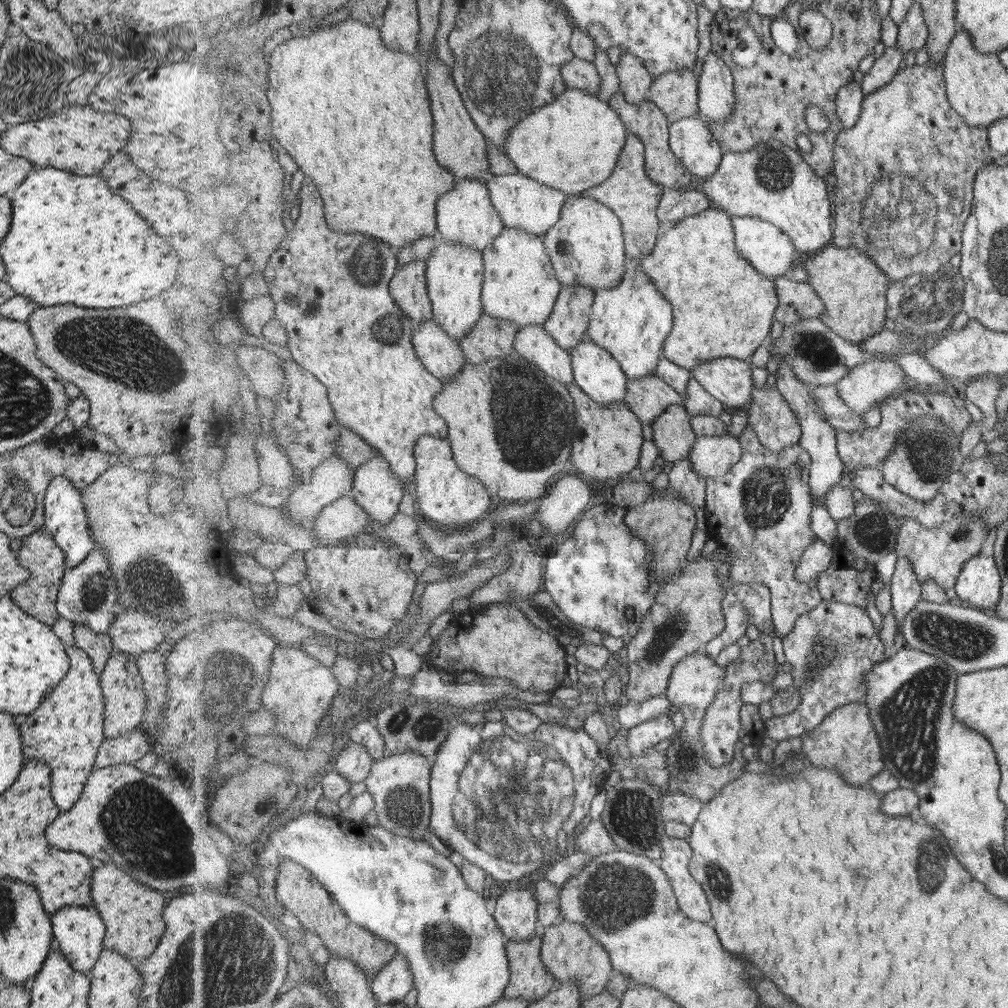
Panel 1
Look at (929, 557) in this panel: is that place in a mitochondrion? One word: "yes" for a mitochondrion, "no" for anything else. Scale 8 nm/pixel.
no

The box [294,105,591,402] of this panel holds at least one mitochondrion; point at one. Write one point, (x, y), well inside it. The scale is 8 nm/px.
(369, 266)

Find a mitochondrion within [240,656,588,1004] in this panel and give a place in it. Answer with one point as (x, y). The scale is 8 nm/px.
(482, 784)

